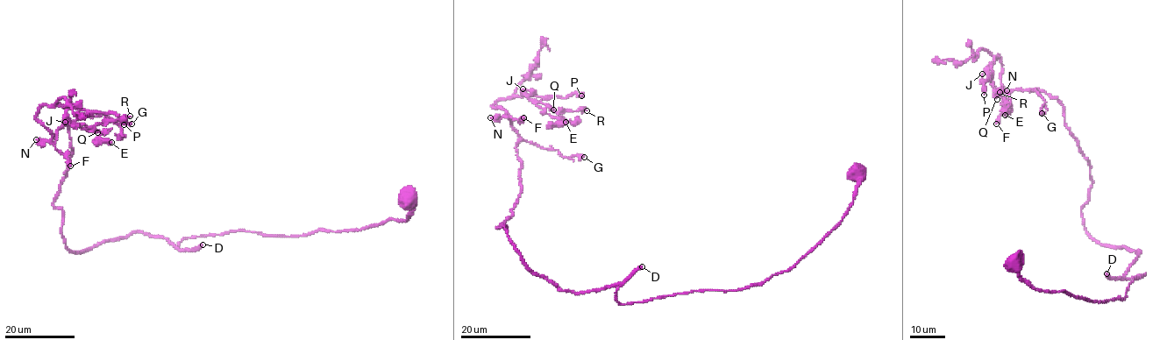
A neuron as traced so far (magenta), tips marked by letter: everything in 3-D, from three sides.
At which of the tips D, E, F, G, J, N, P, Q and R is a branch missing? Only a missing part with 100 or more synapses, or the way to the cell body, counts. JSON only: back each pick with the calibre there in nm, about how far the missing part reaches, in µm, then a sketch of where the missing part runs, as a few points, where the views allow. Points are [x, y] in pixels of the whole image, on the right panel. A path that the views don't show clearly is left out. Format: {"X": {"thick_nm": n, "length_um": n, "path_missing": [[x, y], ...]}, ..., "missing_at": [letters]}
{"D": {"thick_nm": 400, "length_um": 160, "path_missing": [[1106, 273], [1099, 228], [1068, 186], [1019, 152], [987, 155]]}, "missing_at": ["D"]}

